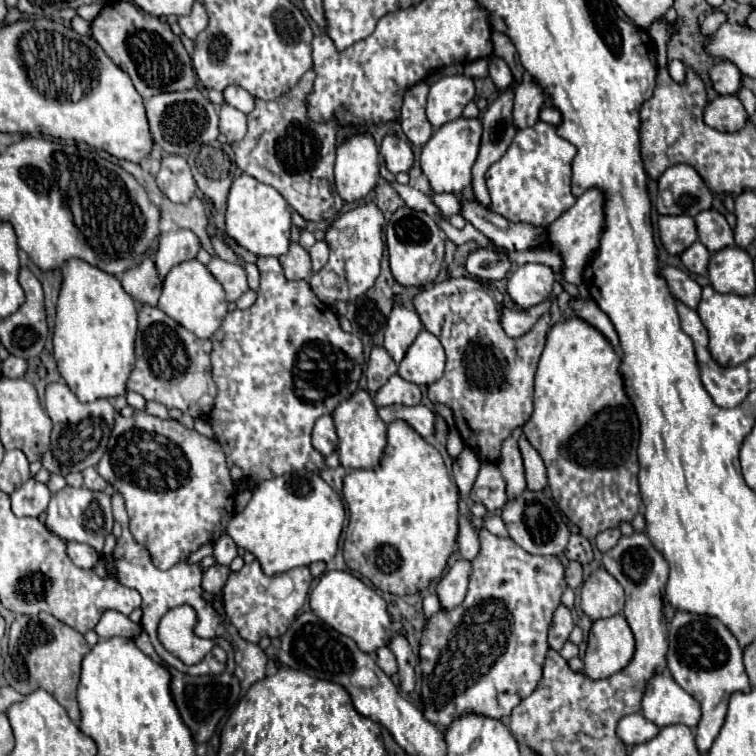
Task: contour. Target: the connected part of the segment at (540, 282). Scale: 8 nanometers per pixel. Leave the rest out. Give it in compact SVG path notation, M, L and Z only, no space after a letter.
M524 264L508 278L508 294L520 308L532 308L552 292L554 272L544 264Z

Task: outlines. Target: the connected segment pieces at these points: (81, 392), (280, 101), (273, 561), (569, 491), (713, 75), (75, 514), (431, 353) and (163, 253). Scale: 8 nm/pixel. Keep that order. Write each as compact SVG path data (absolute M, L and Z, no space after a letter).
M72 258L66 264L56 310L54 358L68 388L82 402L124 396L128 392L128 376L134 368L138 312L120 280L84 260Z
M308 70L294 88L276 100L256 100L254 110L248 114L248 132L244 140L232 144L238 168L258 182L274 186L308 222L334 218L344 206L334 186L336 122L314 124L306 116L304 96L312 90L314 76L314 70Z
M292 472L262 482L244 512L230 520L228 536L236 546L256 556L266 576L274 576L312 562L330 562L338 550L344 518L346 512L340 496L320 474Z
M578 316L554 324L546 336L546 348L536 370L534 412L522 428L528 442L544 460L554 502L564 516L580 528L584 538L594 538L608 528L618 528L620 522L632 522L642 504L636 456L640 438L638 418L624 392L618 366L620 356L610 342Z
M718 62L710 68L710 80L718 94L736 94L740 88L740 72L730 62Z
M66 486L64 490L56 492L50 500L46 526L50 528L50 532L58 534L66 542L74 540L74 542L88 544L100 554L106 536L112 534L112 524L114 520L112 520L112 510L110 510L110 498L104 492L92 492L88 488Z
M422 330L398 366L398 374L418 386L430 386L444 374L444 348L440 340Z
M178 230L178 232L166 232L160 236L160 246L154 258L158 276L164 280L170 268L194 260L200 250L200 242L194 232L190 230Z

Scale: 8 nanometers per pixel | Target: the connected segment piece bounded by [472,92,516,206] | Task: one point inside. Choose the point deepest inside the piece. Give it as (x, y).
(497, 131)

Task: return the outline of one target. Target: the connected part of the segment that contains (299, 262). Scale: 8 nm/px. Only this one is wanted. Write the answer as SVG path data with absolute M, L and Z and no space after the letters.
M292 244L286 256L280 256L280 264L288 280L308 280L312 276L310 254L300 244Z

